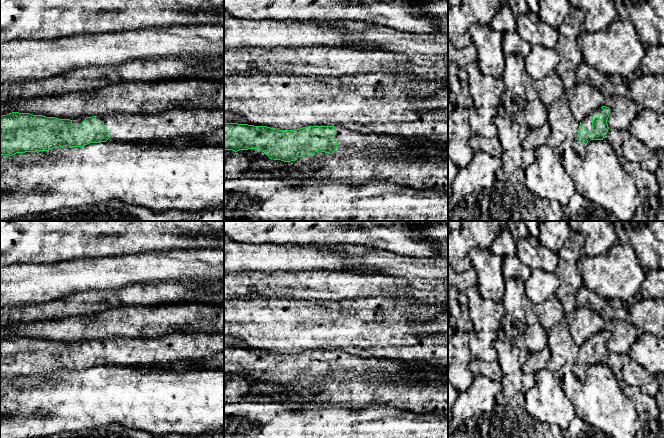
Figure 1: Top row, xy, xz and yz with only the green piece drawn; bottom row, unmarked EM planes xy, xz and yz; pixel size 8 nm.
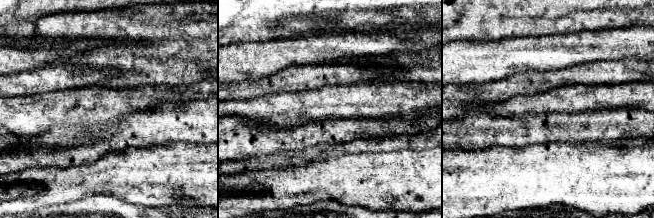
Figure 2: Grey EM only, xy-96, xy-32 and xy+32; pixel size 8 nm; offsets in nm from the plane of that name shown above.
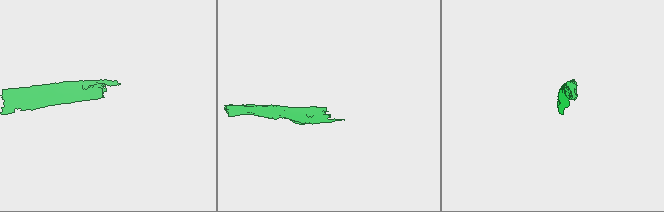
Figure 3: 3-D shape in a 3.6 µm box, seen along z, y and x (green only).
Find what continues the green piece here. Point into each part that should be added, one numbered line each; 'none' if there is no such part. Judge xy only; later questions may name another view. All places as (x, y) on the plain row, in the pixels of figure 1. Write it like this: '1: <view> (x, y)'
1: xy (171, 348)

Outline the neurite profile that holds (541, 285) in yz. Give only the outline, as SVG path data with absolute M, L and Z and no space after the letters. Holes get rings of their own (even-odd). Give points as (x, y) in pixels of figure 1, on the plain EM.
M534 268L523 285L527 298L533 304L540 304L555 295L560 286L560 279L554 272Z

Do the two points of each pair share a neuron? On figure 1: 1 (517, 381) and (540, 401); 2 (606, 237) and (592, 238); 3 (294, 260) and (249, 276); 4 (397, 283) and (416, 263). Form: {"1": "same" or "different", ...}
{"1": "different", "2": "same", "3": "different", "4": "different"}

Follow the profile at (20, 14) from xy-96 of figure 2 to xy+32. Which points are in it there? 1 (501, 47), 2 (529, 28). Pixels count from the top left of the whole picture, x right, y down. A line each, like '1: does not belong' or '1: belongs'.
1: does not belong
2: belongs

